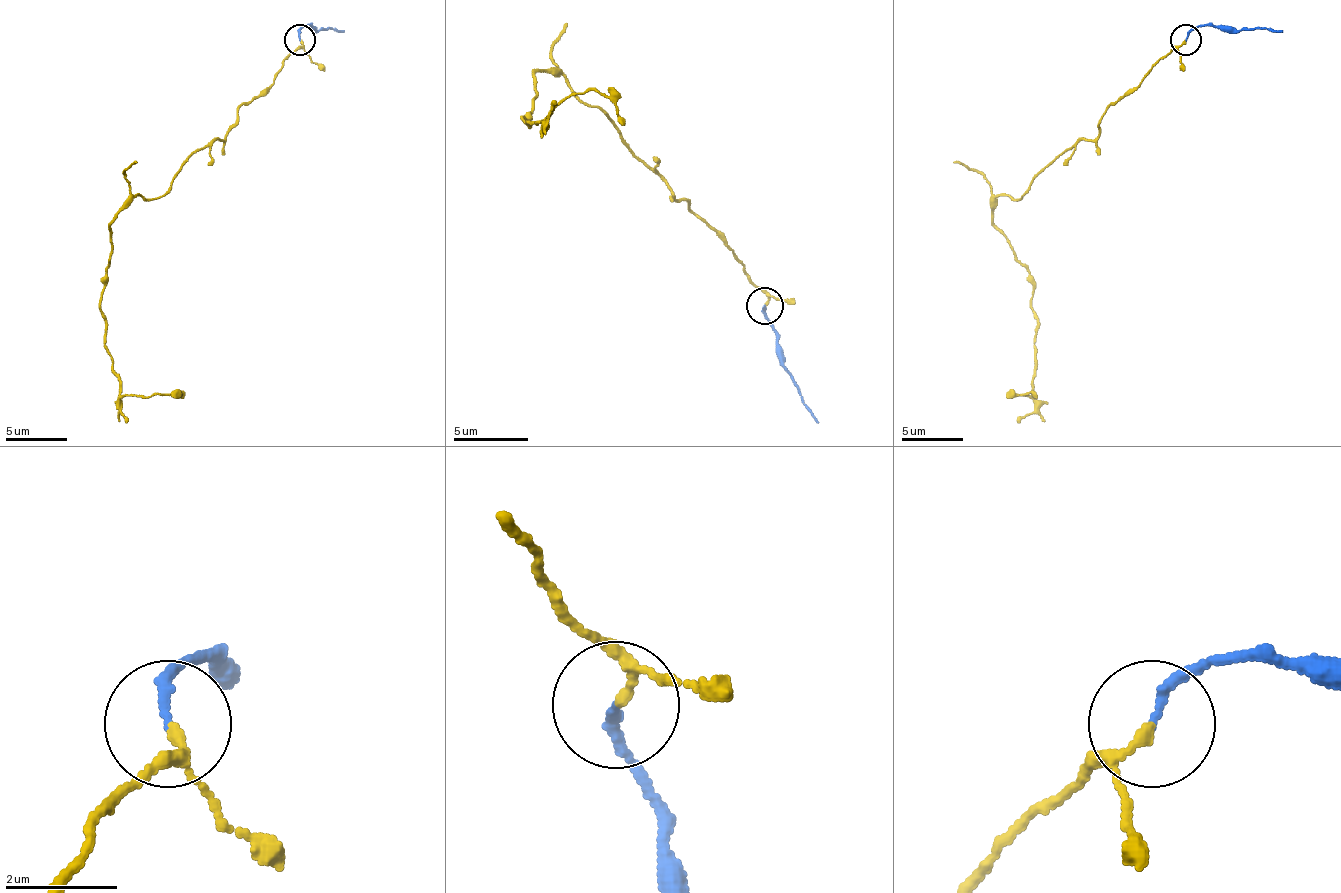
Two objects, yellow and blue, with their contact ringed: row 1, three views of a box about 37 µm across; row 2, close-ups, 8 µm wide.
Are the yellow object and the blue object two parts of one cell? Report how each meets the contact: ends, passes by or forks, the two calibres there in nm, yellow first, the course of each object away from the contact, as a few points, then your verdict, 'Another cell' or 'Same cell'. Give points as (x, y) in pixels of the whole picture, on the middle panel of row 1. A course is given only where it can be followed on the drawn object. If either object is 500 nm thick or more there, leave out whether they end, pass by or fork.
At the ring yellow passes by. At the ring blue ends. Thickness 130 nm (yellow) against 170 nm. Course of yellow: (765, 304), (736, 256), (598, 107), (564, 81), (535, 74), (535, 107), (523, 122), (598, 89), (624, 126). Course of blue: (765, 304), (776, 356), (817, 423). Same cell

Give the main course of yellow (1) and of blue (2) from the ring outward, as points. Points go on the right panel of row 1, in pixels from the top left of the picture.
1: (1185, 39), (1093, 140), (992, 216), (1035, 318), (1029, 394), (1007, 394), (1038, 397)
2: (1185, 39), (1200, 26), (1283, 32)

